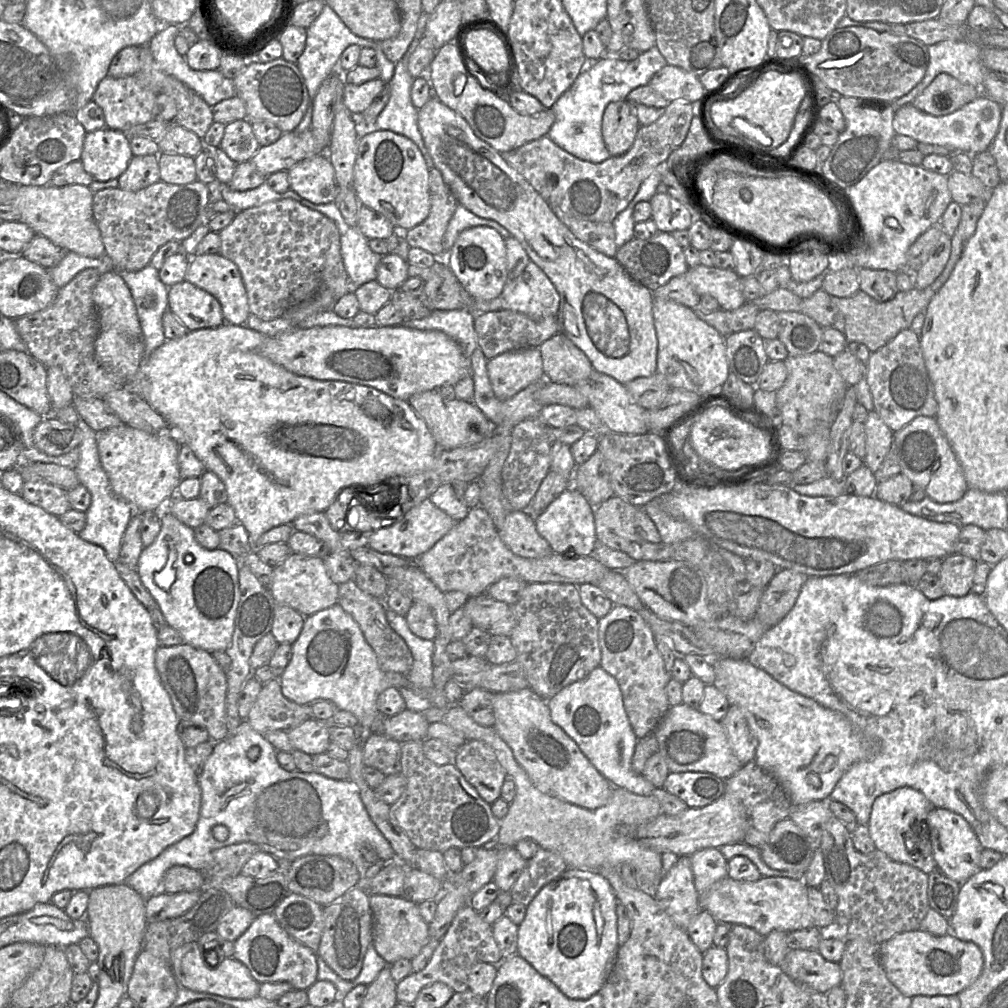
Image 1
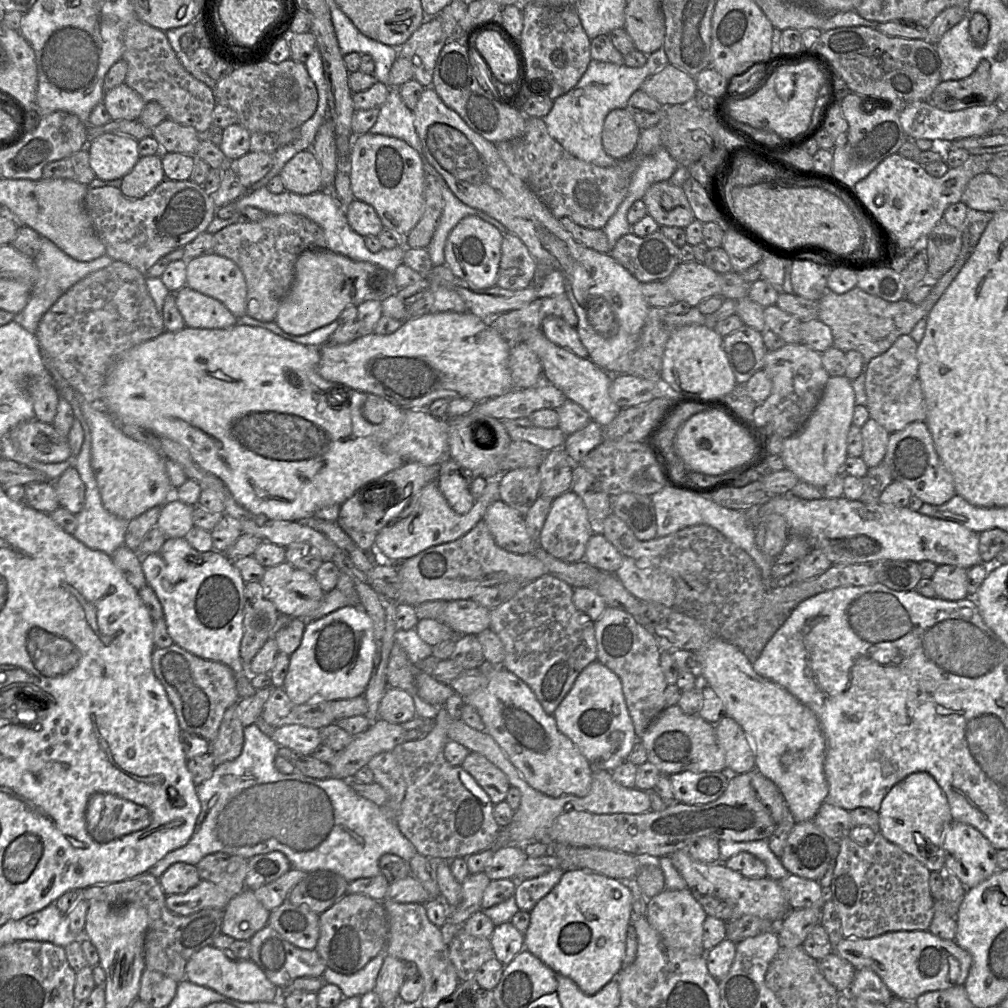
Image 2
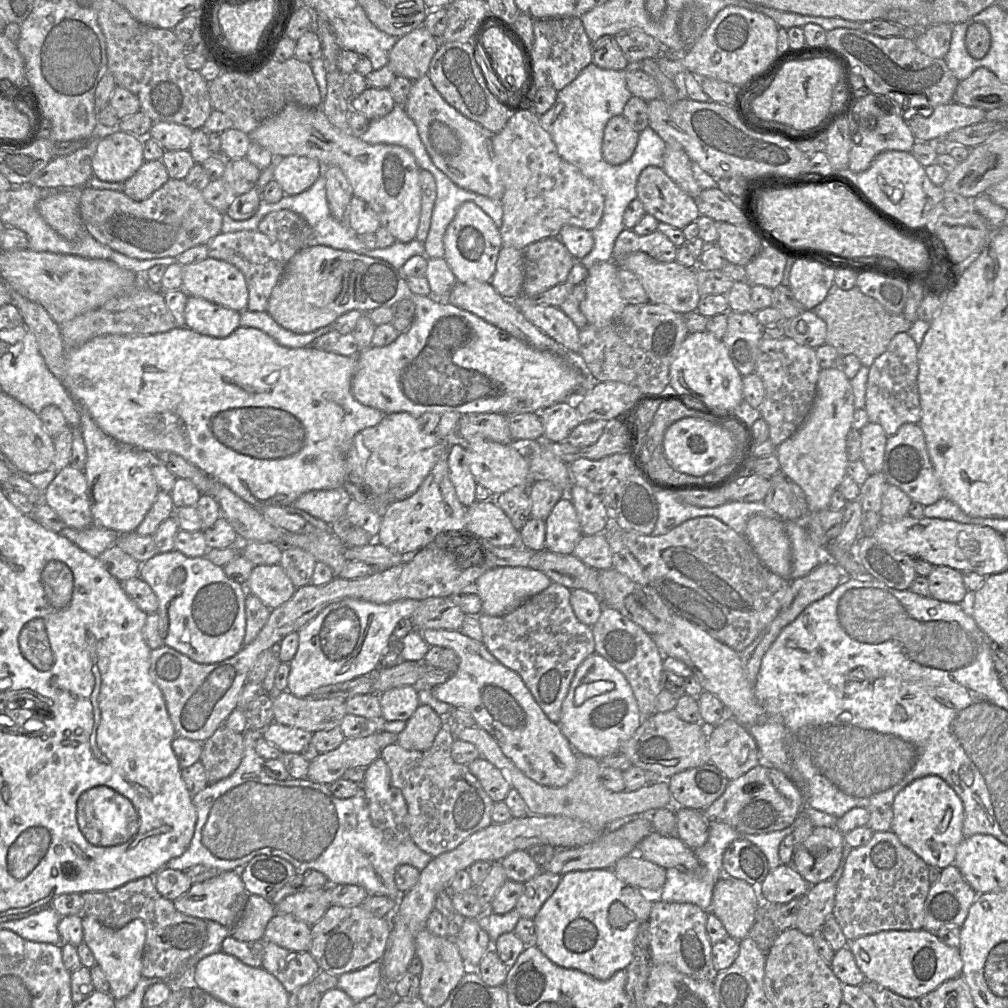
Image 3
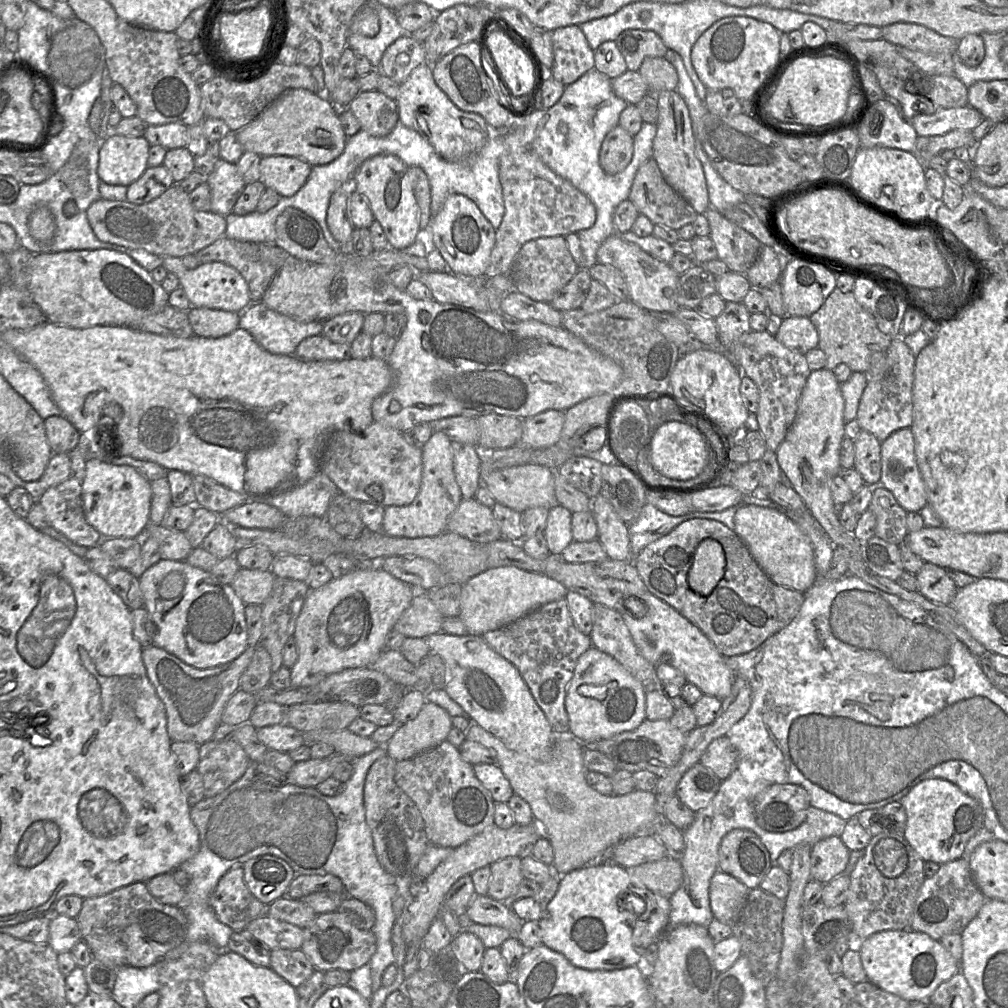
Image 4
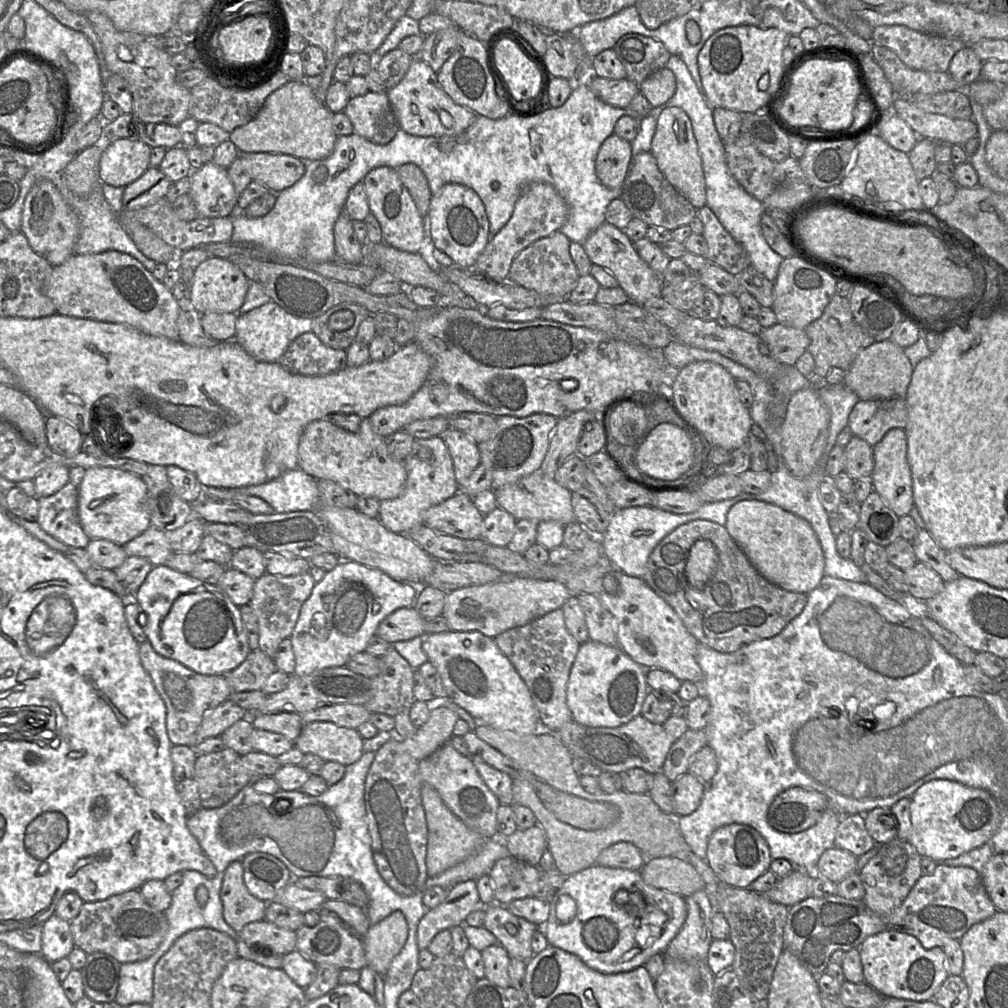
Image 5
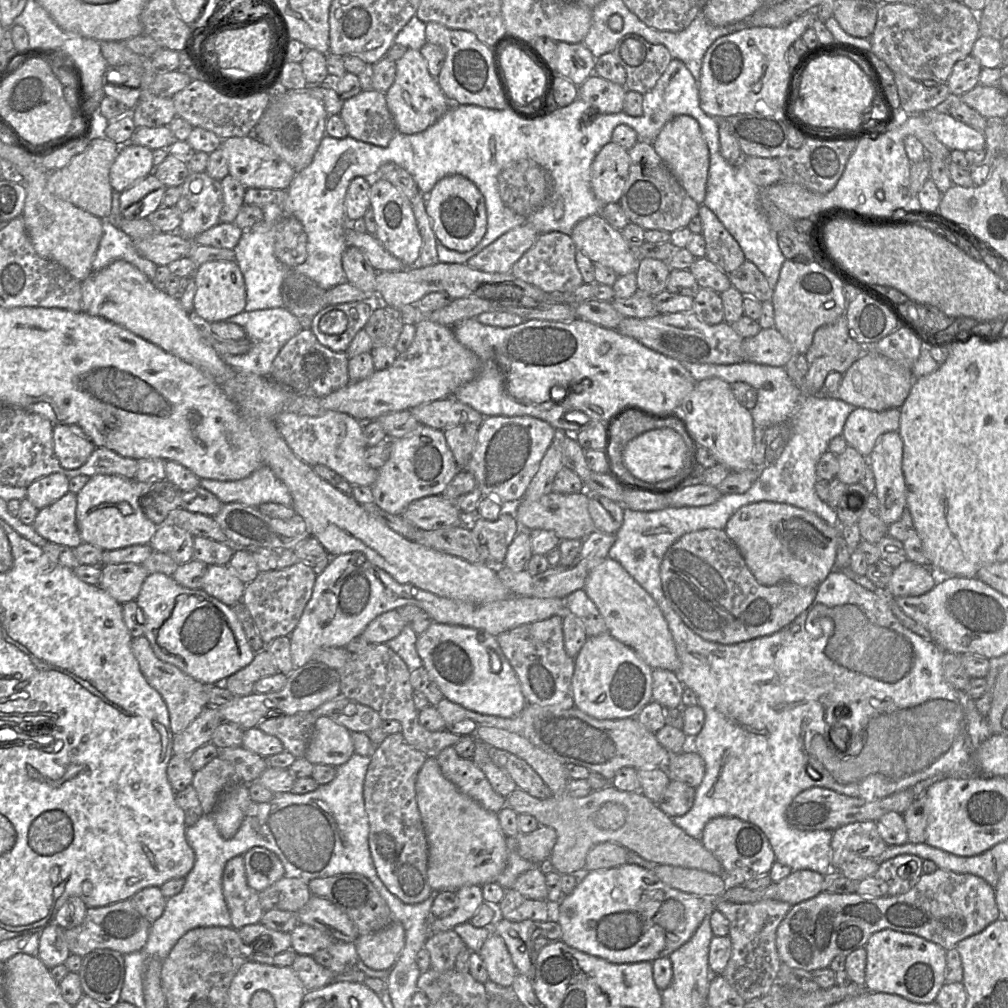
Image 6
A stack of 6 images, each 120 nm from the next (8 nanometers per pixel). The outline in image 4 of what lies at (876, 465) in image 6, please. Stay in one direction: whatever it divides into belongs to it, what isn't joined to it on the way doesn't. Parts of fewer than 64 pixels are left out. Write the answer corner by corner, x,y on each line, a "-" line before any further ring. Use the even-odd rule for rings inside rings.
910,428
899,429
881,442
880,485
889,490
907,512
919,512
928,503
925,484
917,465
914,436

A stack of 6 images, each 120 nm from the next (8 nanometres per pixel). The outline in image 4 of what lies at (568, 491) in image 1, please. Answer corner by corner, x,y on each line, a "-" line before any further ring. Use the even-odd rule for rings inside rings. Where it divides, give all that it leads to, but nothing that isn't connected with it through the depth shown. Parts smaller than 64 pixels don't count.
560,504
549,510
543,531
548,550
552,555
560,555
573,540
571,528
572,512

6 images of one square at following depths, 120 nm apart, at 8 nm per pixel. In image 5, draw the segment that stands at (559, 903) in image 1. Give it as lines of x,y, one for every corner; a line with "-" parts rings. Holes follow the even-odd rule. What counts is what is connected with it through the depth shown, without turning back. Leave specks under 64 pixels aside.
594,864
580,872
566,878
563,885
556,890
555,896
551,899
551,907
548,920
543,925
543,932
549,945
561,948
578,956
587,966
599,972
611,974
633,970
645,965
648,959
657,953
663,953
670,942
678,934
687,917
687,905
685,897
678,894
653,887
647,884
640,871
628,870
624,868
606,867
-
619,890
627,891
629,900
636,906
627,909
627,903
619,904
615,900
615,895
-
570,895
577,905
577,912
570,921
561,921
557,918
557,907
559,898

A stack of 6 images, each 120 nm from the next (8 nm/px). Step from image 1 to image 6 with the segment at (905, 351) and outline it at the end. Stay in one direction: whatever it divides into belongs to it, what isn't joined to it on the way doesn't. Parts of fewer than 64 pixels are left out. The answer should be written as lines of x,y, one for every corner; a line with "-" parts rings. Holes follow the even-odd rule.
855,408
848,416
842,435
847,445
868,458
879,437
887,432
898,432
900,427
900,409
872,411

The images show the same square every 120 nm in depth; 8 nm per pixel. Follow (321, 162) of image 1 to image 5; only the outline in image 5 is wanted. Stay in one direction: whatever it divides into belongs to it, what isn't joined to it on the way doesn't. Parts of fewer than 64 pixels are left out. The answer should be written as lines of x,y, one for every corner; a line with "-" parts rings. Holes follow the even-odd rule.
240,153
239,156
253,181
262,183
275,194
293,186
306,169
306,162
282,153

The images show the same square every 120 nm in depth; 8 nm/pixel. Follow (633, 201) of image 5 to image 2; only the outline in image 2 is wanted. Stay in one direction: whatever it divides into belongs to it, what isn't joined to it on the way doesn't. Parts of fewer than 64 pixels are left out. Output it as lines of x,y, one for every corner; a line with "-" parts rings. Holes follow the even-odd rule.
668,181
652,184
642,198
648,214
660,226
686,228
695,220
694,213
681,186

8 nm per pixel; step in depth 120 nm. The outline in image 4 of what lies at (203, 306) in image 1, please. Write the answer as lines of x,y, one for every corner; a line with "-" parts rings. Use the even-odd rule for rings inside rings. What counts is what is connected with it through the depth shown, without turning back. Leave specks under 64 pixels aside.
191,307
188,318
195,335
218,338
238,328
240,314
220,309

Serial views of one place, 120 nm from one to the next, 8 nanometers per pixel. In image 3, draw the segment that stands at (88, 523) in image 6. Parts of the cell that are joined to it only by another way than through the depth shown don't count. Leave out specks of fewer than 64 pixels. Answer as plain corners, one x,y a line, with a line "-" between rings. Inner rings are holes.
78,404
80,413
79,429
86,447
86,461
83,472
86,476
90,496
90,510
94,524
112,530
118,534
133,532
143,521
154,503
160,488
151,472
148,460
132,449
133,445
124,445
103,432
88,411

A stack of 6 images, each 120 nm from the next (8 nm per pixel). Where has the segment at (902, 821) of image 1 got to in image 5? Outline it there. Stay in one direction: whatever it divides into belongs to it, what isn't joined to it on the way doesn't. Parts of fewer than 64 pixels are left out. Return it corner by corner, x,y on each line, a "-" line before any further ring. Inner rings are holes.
947,779
931,780
918,788
911,796
910,812
912,833
909,842
922,857
937,863
983,845
1001,822
1000,810
989,792

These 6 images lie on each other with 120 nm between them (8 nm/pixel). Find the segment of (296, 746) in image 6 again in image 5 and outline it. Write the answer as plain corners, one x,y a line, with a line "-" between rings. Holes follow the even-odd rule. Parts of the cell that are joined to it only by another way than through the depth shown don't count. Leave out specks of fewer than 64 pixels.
281,711
277,713
256,713
249,716
254,729
267,730
284,735
295,743
299,737
304,722
301,714
294,711

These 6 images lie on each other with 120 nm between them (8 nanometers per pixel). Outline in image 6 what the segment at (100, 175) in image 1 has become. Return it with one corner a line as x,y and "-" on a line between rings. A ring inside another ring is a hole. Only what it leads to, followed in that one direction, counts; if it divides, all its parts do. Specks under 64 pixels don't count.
128,142
120,145
110,171
109,181
113,190
122,192
147,175
153,173
152,150

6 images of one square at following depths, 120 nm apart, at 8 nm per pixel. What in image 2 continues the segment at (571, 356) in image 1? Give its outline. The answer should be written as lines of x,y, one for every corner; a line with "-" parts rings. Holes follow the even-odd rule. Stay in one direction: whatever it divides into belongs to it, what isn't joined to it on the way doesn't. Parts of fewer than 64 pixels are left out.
548,316
541,323
541,330
552,343
570,350
581,358
588,358
588,352
580,341
576,327
569,326
557,316

